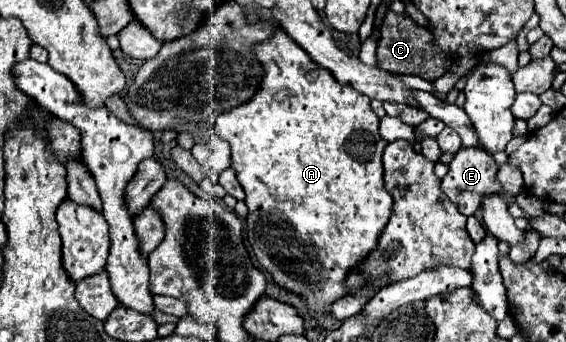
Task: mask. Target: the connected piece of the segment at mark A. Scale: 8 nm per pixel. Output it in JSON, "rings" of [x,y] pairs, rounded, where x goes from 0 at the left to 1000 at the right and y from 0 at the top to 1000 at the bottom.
{"rings":[[[488,82],[481,94],[481,105],[470,111],[470,123],[456,123],[445,140],[449,164],[456,170],[456,181],[466,193],[466,228],[463,246],[456,251],[456,269],[445,281],[442,298],[424,304],[413,322],[392,327],[380,354],[378,383],[392,409],[399,409],[410,433],[410,491],[420,509],[420,532],[428,538],[431,561],[435,561],[435,596],[438,596],[438,702],[445,713],[449,743],[456,749],[456,766],[484,807],[484,819],[502,836],[505,848],[534,865],[544,889],[548,906],[555,906],[558,918],[583,918],[583,889],[604,865],[611,865],[615,854],[604,836],[608,807],[615,801],[615,789],[625,784],[625,772],[633,772],[654,731],[664,725],[668,713],[668,690],[675,684],[678,661],[686,655],[686,637],[693,626],[693,573],[686,573],[682,550],[678,550],[678,526],[675,526],[675,444],[682,415],[675,409],[671,386],[668,386],[668,339],[657,327],[654,316],[654,287],[640,281],[636,269],[629,269],[625,257],[618,257],[618,246],[597,246],[597,234],[590,234],[590,222],[583,222],[583,211],[576,211],[576,199],[555,187],[555,175],[548,175],[544,152],[534,146],[498,82]]]}

